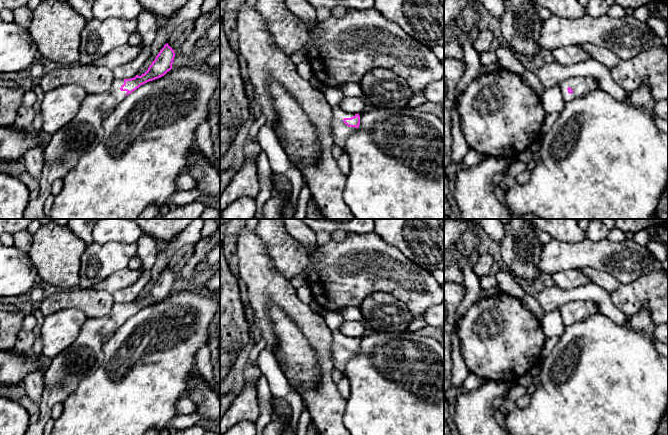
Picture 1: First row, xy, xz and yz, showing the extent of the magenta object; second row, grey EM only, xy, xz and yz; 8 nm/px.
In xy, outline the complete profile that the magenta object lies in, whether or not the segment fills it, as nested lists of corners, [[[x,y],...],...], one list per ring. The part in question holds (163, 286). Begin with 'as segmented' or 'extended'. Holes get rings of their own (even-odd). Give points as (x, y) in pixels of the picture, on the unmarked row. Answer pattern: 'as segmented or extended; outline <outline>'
extended; outline [[[167,267],[141,300],[115,303],[106,316],[85,321],[76,340],[53,358],[43,373],[44,388],[39,403],[39,420],[30,423],[25,435],[44,435],[45,425],[51,419],[54,406],[68,398],[78,384],[102,364],[103,339],[112,335],[125,320],[141,309],[164,300],[172,293],[174,281],[175,276]]]

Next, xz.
extended; outline [[[334,331],[331,347],[334,368],[342,371],[346,364],[356,356],[359,348],[359,338],[350,338],[343,335],[340,331]]]

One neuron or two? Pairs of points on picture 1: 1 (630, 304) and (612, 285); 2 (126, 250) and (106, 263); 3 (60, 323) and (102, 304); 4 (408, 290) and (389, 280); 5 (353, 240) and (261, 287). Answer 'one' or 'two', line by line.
1: two
2: one
3: two
4: one
5: two

